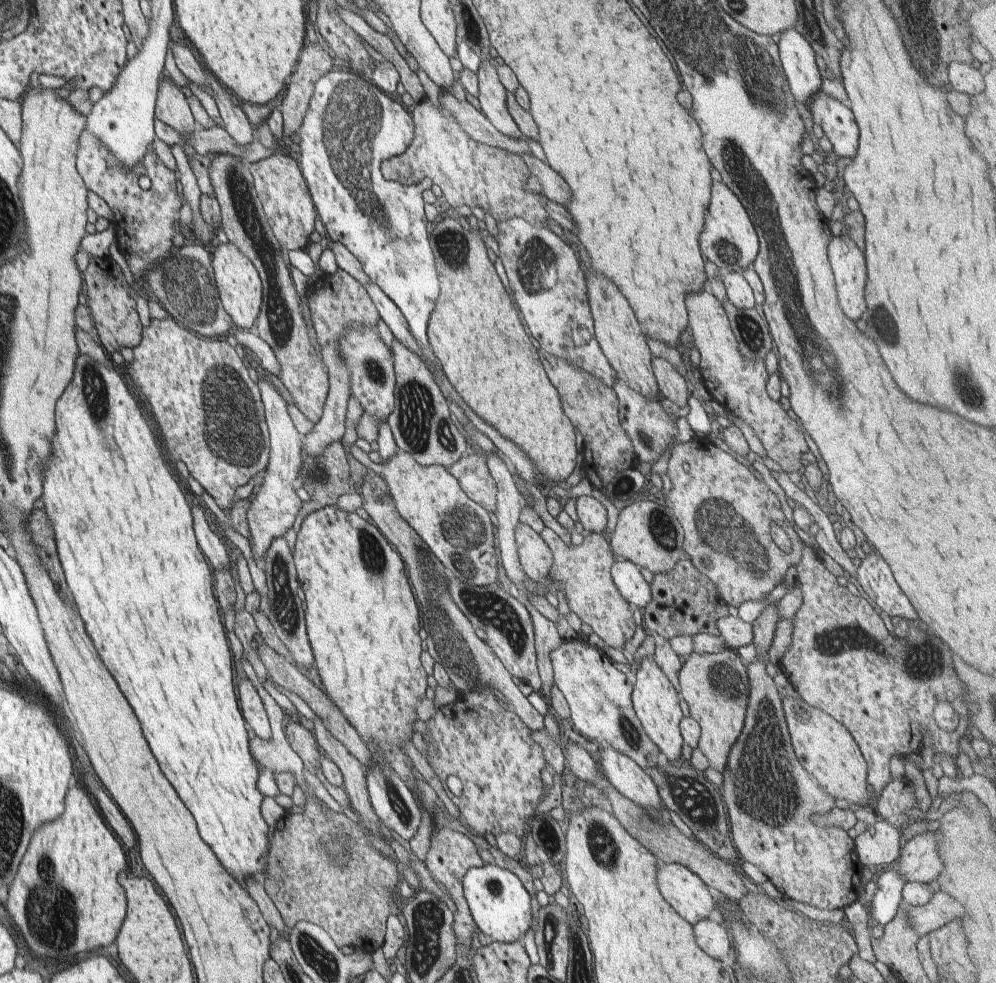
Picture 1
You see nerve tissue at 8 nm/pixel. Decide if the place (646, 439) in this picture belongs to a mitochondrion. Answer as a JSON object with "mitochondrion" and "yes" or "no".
{"mitochondrion":"yes"}

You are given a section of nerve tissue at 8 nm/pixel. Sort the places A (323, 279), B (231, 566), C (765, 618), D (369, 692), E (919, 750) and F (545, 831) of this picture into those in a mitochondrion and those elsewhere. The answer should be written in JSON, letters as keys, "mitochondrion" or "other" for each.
{"A":"other","B":"other","C":"other","D":"other","E":"other","F":"mitochondrion"}

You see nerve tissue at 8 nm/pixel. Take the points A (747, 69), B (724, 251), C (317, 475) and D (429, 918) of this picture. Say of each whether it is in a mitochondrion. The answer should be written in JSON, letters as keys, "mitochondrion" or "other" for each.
{"A":"mitochondrion","B":"mitochondrion","C":"mitochondrion","D":"mitochondrion"}

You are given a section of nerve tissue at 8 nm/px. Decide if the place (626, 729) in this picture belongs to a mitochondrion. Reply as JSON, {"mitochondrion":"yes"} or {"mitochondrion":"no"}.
{"mitochondrion":"yes"}

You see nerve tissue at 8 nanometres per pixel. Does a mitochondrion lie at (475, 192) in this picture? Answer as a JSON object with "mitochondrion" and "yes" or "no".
{"mitochondrion":"no"}

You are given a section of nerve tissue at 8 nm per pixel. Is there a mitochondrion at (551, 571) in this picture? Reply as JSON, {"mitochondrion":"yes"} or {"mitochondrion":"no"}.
{"mitochondrion":"no"}

